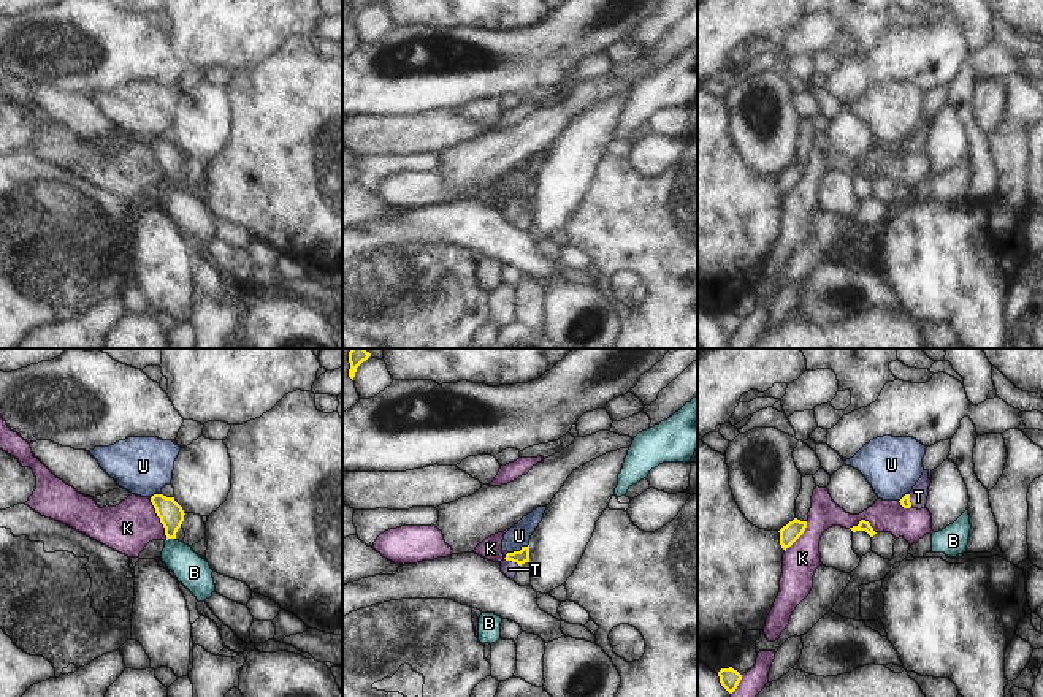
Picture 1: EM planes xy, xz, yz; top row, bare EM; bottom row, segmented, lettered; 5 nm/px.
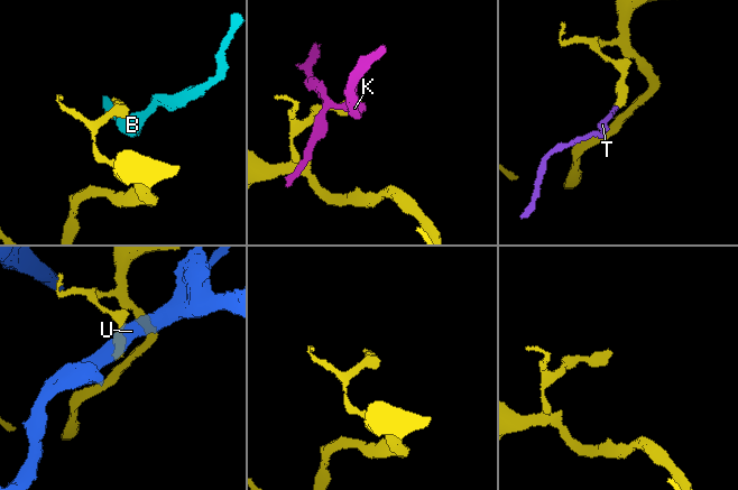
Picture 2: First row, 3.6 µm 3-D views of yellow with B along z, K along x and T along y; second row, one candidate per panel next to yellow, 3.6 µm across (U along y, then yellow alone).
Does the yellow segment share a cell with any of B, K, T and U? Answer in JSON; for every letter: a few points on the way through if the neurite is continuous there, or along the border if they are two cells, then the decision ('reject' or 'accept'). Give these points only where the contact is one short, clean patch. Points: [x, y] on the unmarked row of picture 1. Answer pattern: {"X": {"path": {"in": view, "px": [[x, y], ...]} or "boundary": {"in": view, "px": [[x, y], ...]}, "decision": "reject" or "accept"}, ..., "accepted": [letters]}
{"B": {"boundary": {"in": "xy", "px": [[175, 182], [167, 186]]}, "decision": "reject"}, "K": {"decision": "reject"}, "T": {"path": {"in": "xz", "px": [[522, 201], [512, 206], [508, 213]]}, "decision": "accept"}, "U": {"boundary": {"in": "xz", "px": [[528, 189], [509, 197], [504, 203]]}, "decision": "reject"}, "accepted": ["T"]}

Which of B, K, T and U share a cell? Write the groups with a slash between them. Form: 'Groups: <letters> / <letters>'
Groups: B / K / T / U.

